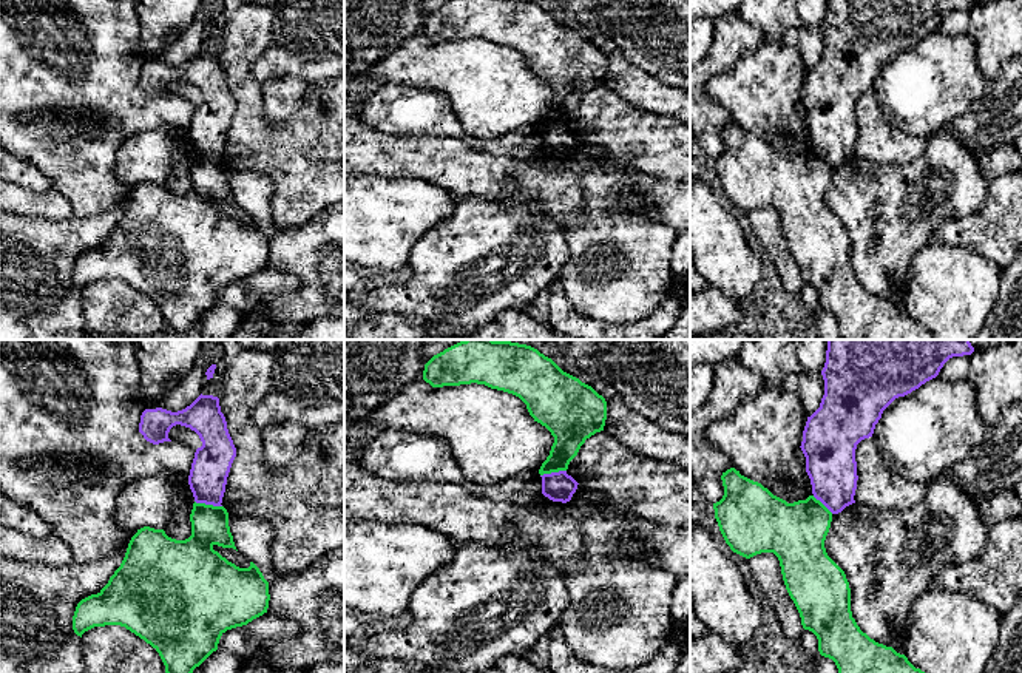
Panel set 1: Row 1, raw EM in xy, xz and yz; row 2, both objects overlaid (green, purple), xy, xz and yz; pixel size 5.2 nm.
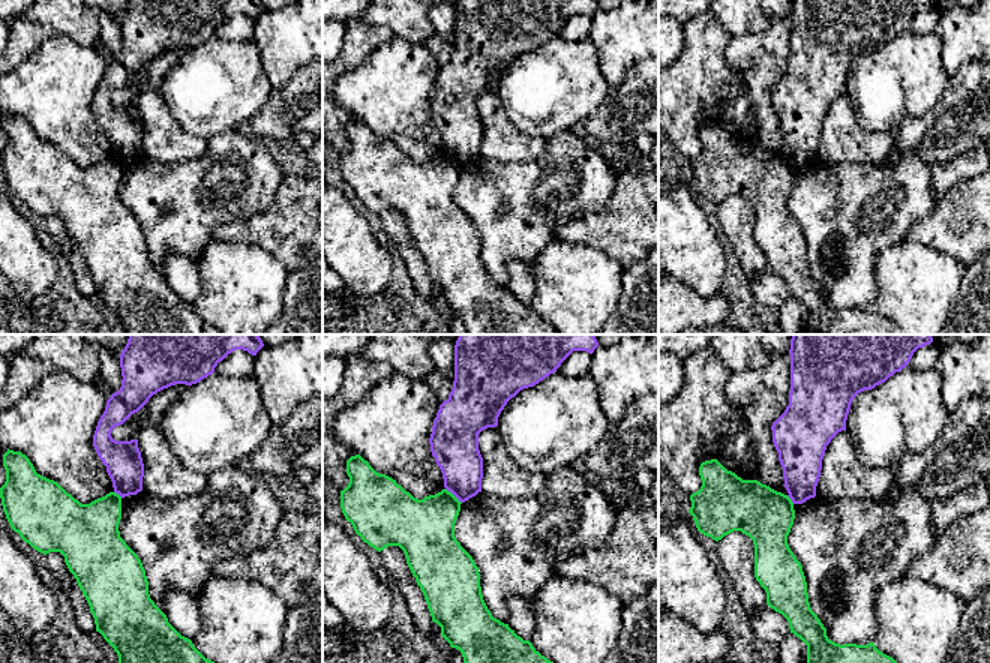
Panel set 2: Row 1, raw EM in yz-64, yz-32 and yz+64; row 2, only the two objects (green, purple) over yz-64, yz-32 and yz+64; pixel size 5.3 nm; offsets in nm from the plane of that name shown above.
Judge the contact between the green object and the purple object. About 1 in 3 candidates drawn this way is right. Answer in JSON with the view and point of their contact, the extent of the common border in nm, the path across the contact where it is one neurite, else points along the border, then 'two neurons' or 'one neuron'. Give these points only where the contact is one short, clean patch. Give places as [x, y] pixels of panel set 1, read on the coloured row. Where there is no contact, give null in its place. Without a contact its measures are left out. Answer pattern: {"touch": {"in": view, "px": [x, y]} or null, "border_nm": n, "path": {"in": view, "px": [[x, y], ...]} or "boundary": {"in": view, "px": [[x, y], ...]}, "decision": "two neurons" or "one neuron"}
{"touch": {"in": "xy", "px": [209, 505]}, "border_nm": 150, "boundary": {"in": "xy", "px": [[195, 500], [221, 507]]}, "decision": "two neurons"}

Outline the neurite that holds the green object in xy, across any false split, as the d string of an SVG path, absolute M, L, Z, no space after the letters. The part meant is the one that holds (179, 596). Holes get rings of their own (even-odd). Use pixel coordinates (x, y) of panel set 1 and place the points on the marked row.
M195 502L190 522L191 536L185 540L171 539L164 529L137 529L108 583L77 604L74 633L82 637L94 627L125 627L159 653L165 673L193 673L218 650L227 630L267 613L269 582L259 568L253 562L239 568L213 550L215 545L236 550L227 509Z

